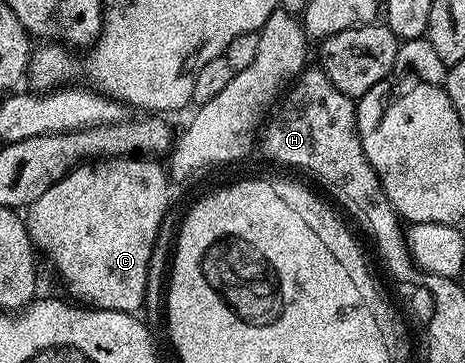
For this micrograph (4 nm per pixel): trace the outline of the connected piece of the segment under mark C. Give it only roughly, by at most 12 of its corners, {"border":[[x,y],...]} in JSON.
{"border":[[146,155],[91,159],[24,220],[75,302],[133,314],[170,209]]}

